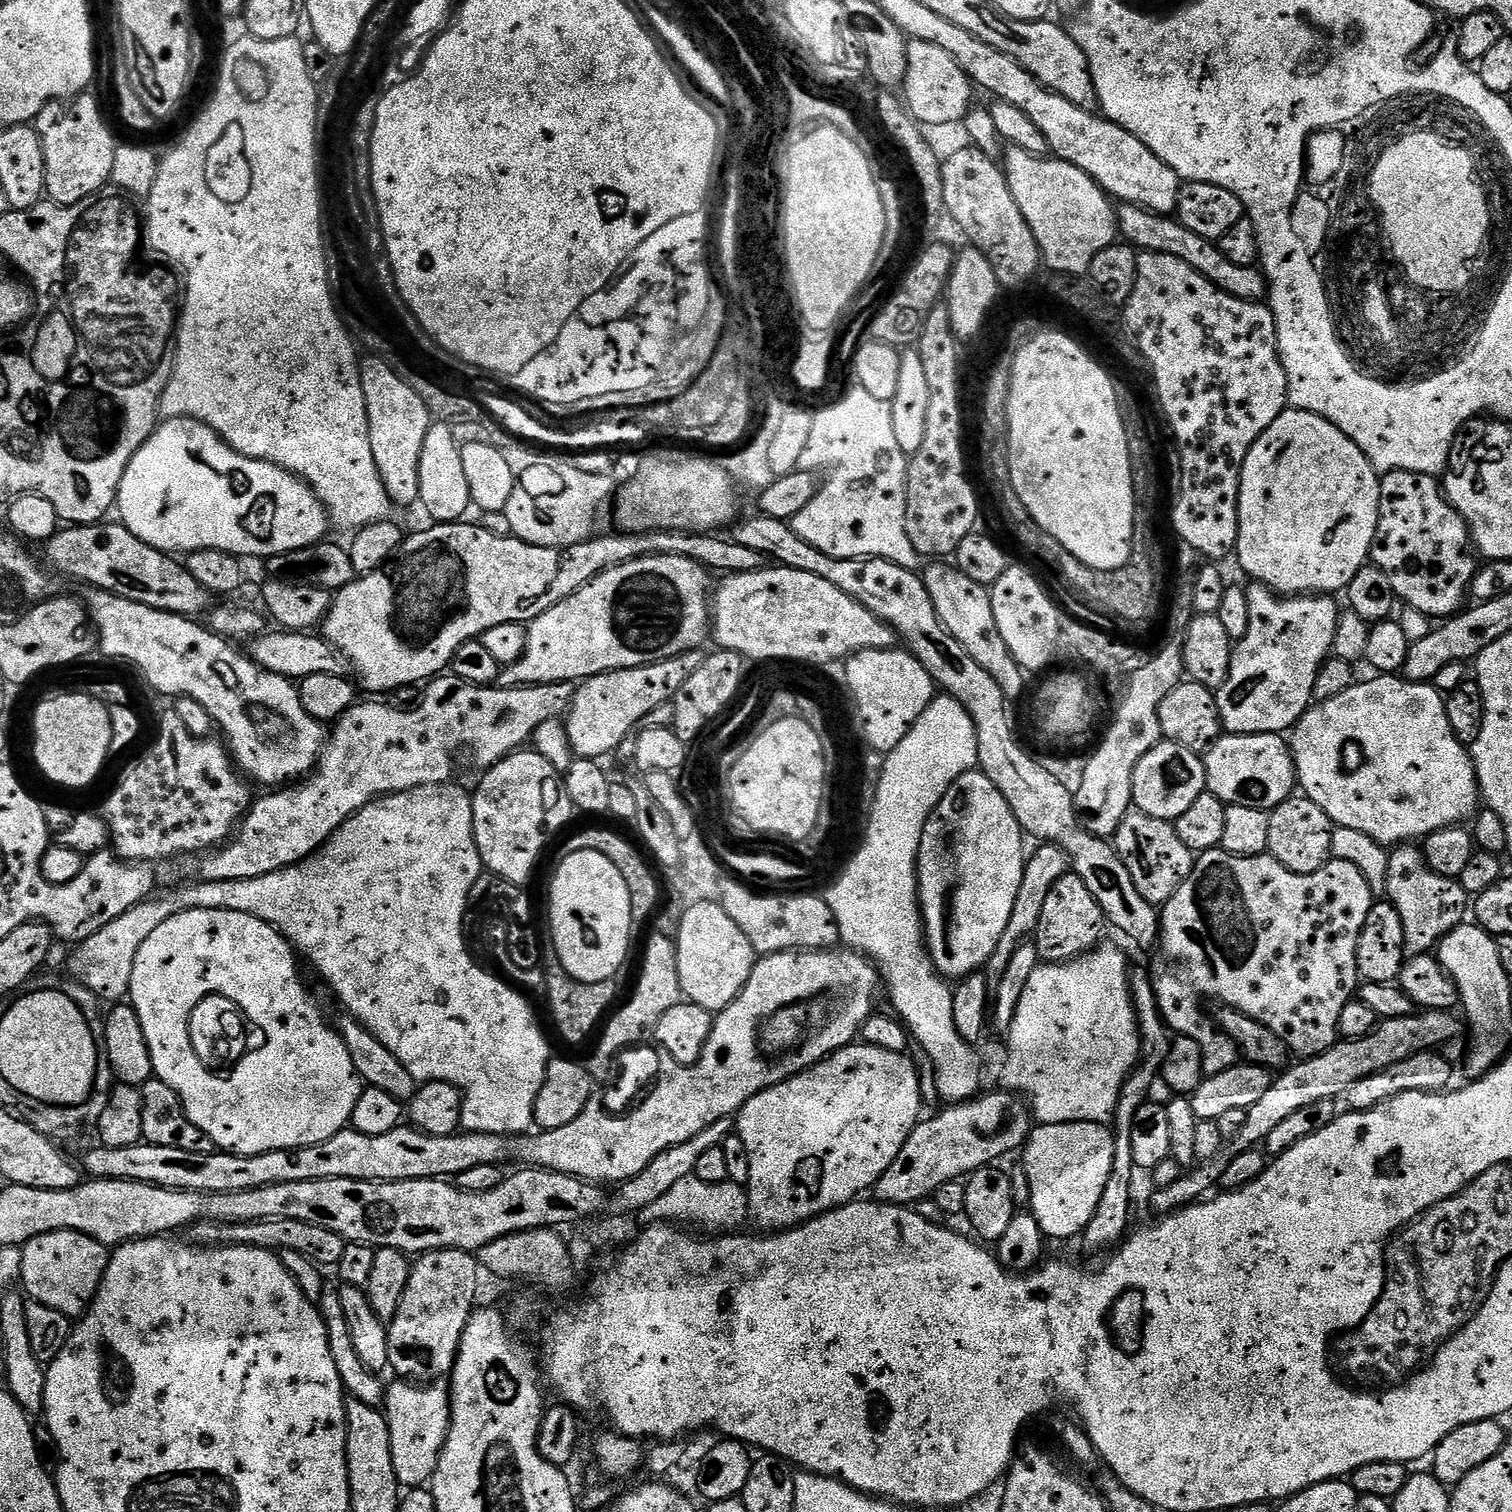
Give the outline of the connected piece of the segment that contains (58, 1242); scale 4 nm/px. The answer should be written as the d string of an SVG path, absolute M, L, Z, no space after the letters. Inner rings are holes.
M70 1230L47 1232L38 1238L30 1238L30 1242L20 1248L20 1253L22 1266L19 1283L24 1284L23 1291L35 1303L50 1306L70 1318L83 1316L92 1305L110 1255L109 1249L94 1238Z

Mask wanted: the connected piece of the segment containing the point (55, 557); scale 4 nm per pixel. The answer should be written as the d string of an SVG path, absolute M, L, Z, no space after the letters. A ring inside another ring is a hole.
M108 523L61 527L43 545L43 563L53 573L56 571L60 576L73 576L89 584L89 589L109 592L154 610L200 618L213 607L212 593L198 586L194 574L190 574L188 567L181 561L180 564L176 561L179 559L142 542L142 538L125 528L123 523Z

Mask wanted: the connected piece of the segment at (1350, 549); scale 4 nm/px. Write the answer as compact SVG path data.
M1287 407L1284 413L1250 446L1250 454L1246 454L1246 462L1242 466L1242 478L1240 479L1240 501L1238 502L1238 538L1236 539L1235 559L1240 559L1240 568L1255 583L1271 588L1273 593L1281 597L1298 596L1301 594L1337 594L1343 593L1348 583L1369 563L1372 554L1372 543L1378 526L1378 506L1380 505L1380 481L1372 463L1362 454L1362 450L1338 426L1334 426L1326 418L1318 414L1310 414L1306 410L1298 410Z

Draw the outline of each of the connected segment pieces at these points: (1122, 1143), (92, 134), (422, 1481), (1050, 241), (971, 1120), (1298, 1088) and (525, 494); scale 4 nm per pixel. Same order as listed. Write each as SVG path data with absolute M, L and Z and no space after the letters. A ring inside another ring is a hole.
M1133 971L1130 976L1130 983L1132 986L1132 1005L1136 1008L1136 1020L1140 1023L1140 1042L1144 1057L1128 1076L1116 1103L1114 1113L1114 1135L1116 1138L1114 1142L1114 1166L1110 1170L1106 1190L1102 1190L1102 1199L1098 1202L1098 1210L1094 1210L1094 1218L1090 1218L1090 1222L1085 1226L1082 1233L1084 1248L1088 1252L1105 1251L1104 1253L1107 1253L1109 1250L1115 1249L1125 1239L1126 1233L1129 1231L1128 1219L1132 1216L1132 1172L1137 1171L1134 1152L1130 1147L1134 1114L1138 1114L1138 1110L1149 1099L1148 1091L1151 1090L1152 1083L1157 1083L1160 1067L1164 1064L1164 1059L1167 1058L1170 1051L1170 1045L1168 1045L1170 1029L1164 1023L1164 1017L1156 1008L1151 975L1147 971L1145 973Z
M81 94L61 108L64 109L57 116L50 117L45 128L39 129L42 154L46 158L44 190L51 203L77 204L82 202L82 198L90 198L97 192L105 191L112 179L118 140L112 137L100 113L100 104L92 94Z
M396 1382L386 1392L386 1415L396 1483L405 1489L427 1485L436 1472L436 1463L452 1418L450 1396L440 1386L421 1386L416 1382Z
M1008 146L1002 152L1002 167L1010 186L1010 194L1014 194L1014 202L1018 202L1018 210L1022 210L1022 218L1026 218L1038 242L1043 267L1049 268L1049 273L1084 276L1090 262L1094 262L1094 258L1098 258L1098 254L1102 254L1106 246L1117 243L1118 212L1113 201L1086 173L1078 170L1078 166L1070 166L1070 162L1065 160L1049 158L1047 155L1035 156L1021 148Z
M1011 1091L992 1092L989 1096L977 1095L975 1098L965 1100L962 1104L953 1104L945 1107L945 1112L937 1116L921 1119L916 1129L906 1138L902 1150L898 1150L898 1158L890 1162L890 1170L882 1174L874 1189L874 1196L879 1203L899 1206L916 1206L920 1201L935 1197L942 1186L967 1178L979 1168L995 1165L996 1160L1003 1158L1007 1152L1023 1149L1033 1127L1034 1121L1029 1109L1023 1103L1015 1100L1017 1097Z
M1420 1010L1410 1016L1380 1020L1376 1029L1366 1038L1341 1039L1324 1052L1296 1062L1293 1068L1286 1069L1281 1076L1277 1075L1266 1090L1266 1094L1262 1094L1262 1098L1258 1098L1254 1106L1246 1109L1248 1113L1246 1126L1242 1126L1242 1130L1238 1130L1236 1137L1225 1143L1218 1155L1197 1163L1187 1174L1180 1175L1178 1182L1151 1193L1153 1217L1175 1214L1181 1208L1188 1208L1191 1204L1203 1201L1213 1191L1211 1188L1215 1189L1219 1185L1226 1166L1230 1166L1230 1162L1234 1162L1238 1154L1249 1152L1252 1148L1260 1148L1264 1139L1289 1114L1295 1114L1297 1110L1303 1110L1305 1106L1314 1106L1314 1102L1326 1102L1343 1097L1350 1090L1350 1086L1354 1086L1354 1082L1373 1076L1376 1072L1386 1070L1390 1066L1398 1066L1398 1062L1411 1056L1439 1049L1441 1047L1439 1044L1448 1044L1451 1040L1458 1039L1462 1020L1459 1015L1457 1016L1452 1012Z
M513 446L507 447L504 451L504 457L506 458L506 464L509 466L510 470L514 473L514 478L516 482L516 489L512 495L512 500L507 503L507 506L504 508L503 513L505 518L510 522L510 533L513 536L516 536L522 542L527 544L533 544L534 546L542 546L543 548L569 548L575 544L580 544L583 540L589 539L593 535L592 532L596 528L596 515L600 512L600 507L604 503L611 501L614 496L614 488L612 492L612 476L611 475L598 475L598 474L588 474L588 472L580 472L577 470L568 460L560 460L554 456L546 456L544 454L538 454L532 452L522 446Z

